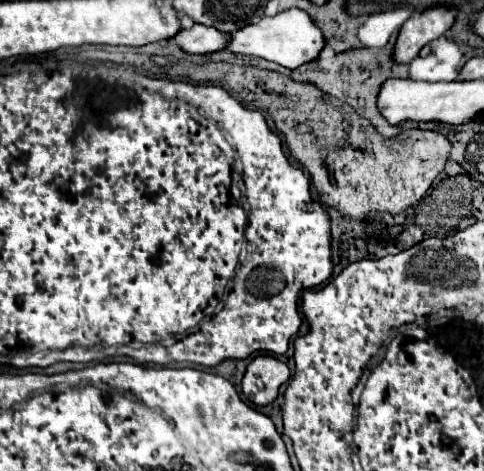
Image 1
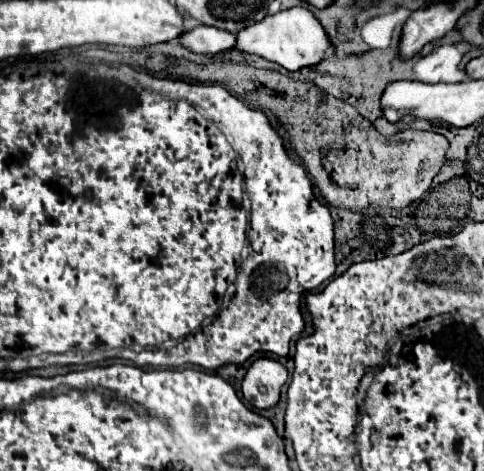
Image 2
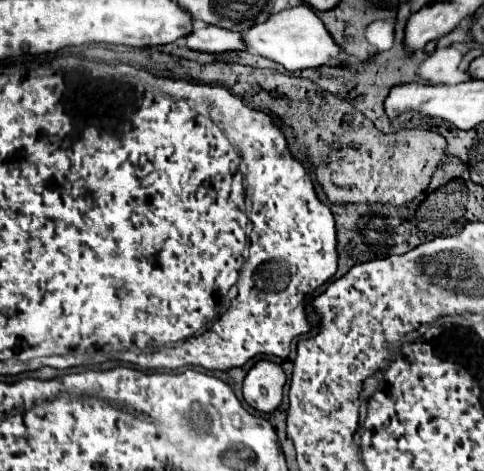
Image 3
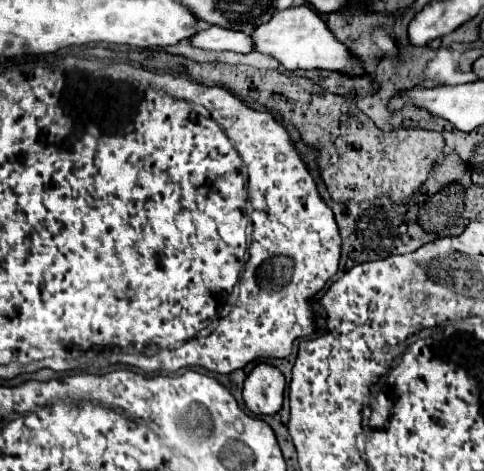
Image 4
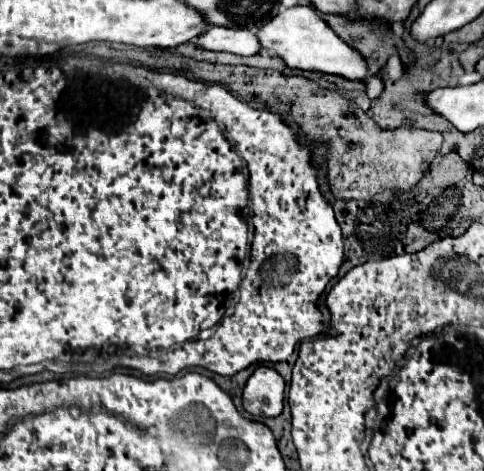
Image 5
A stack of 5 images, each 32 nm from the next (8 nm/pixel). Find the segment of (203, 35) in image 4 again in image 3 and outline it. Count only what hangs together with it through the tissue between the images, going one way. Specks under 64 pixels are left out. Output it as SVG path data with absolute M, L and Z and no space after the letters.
M206 26L206 28L198 28L194 30L190 36L186 36L186 44L192 50L200 50L200 52L244 52L244 38L240 32L232 32L232 30L224 30L218 26Z

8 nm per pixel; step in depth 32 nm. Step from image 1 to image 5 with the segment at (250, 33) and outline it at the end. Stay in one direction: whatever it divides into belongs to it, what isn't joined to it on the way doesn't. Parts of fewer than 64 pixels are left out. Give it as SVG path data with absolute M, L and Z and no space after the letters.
M294 6L284 12L280 12L276 18L272 18L268 24L264 24L258 32L262 50L274 50L288 68L298 68L298 70L318 70L324 74L340 74L346 80L364 80L366 86L366 96L374 100L374 96L380 96L382 92L382 76L374 74L368 70L366 60L344 40L328 28L328 24L320 18L320 14L310 8L310 6Z

